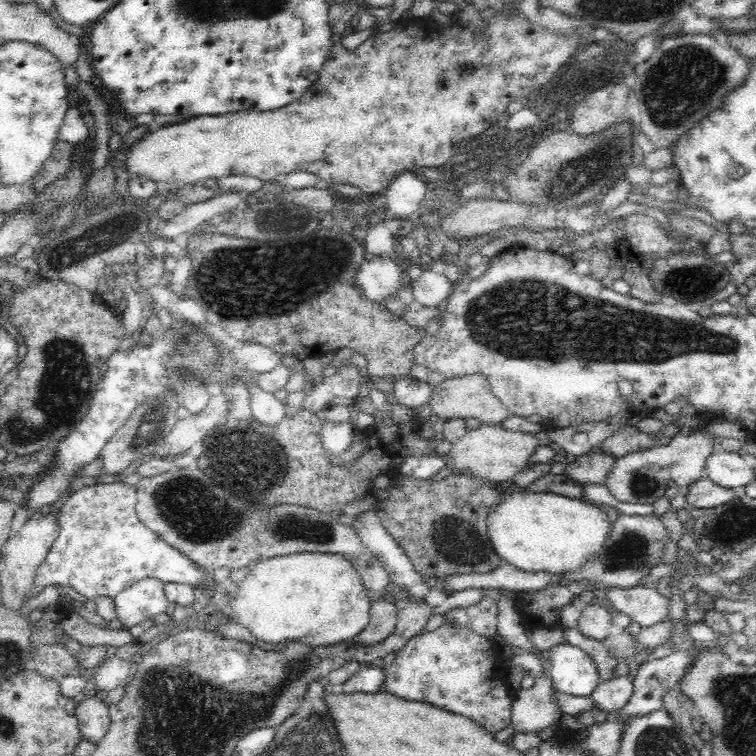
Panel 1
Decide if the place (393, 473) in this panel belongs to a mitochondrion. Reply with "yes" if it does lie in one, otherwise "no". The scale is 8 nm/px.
no

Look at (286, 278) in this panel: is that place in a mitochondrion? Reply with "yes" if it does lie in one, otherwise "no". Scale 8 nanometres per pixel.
yes

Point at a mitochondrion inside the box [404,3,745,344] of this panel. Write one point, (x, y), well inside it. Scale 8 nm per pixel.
(683, 81)

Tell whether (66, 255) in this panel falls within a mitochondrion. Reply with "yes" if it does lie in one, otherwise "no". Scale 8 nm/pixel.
yes

